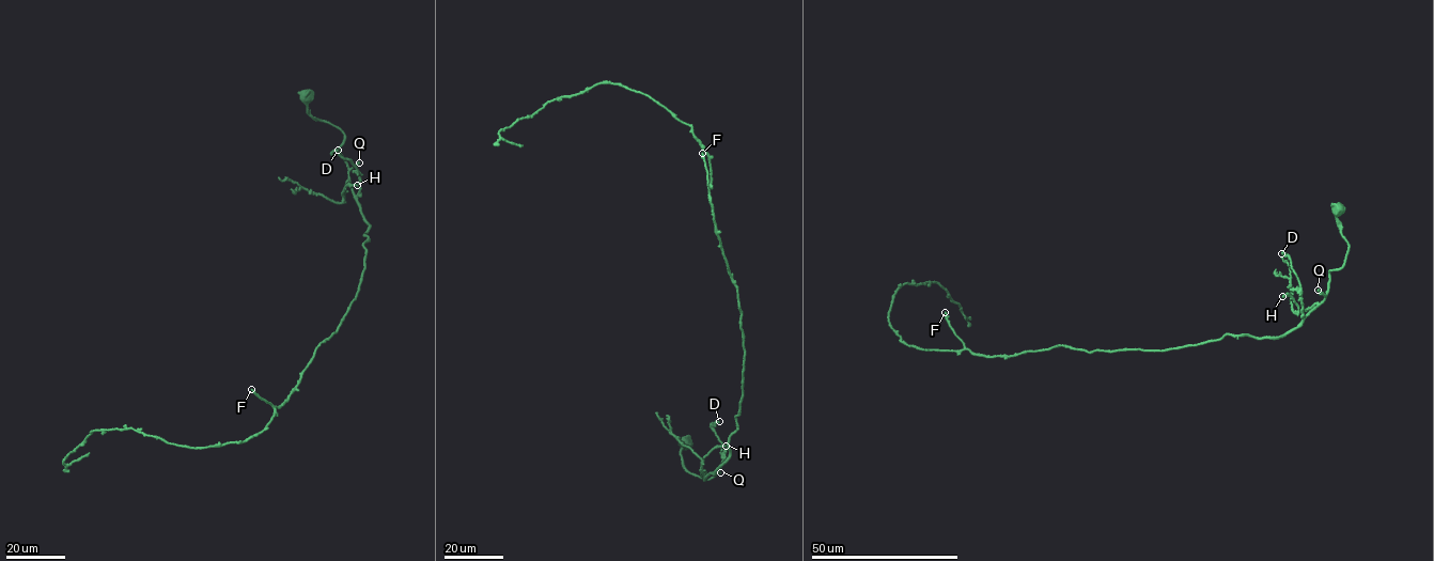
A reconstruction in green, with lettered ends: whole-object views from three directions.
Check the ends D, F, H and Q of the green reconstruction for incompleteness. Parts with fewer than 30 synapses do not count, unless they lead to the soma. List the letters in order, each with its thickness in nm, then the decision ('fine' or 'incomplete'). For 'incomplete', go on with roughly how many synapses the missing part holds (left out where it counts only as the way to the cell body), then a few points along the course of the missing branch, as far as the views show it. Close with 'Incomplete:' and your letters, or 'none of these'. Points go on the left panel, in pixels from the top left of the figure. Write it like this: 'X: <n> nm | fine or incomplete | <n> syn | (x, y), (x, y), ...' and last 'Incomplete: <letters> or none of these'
D: 280 nm | fine
F: 280 nm | incomplete | 100 syn | (251, 389), (237, 369), (231, 332), (232, 290), (239, 247), (230, 150), (223, 136), (211, 123)
H: 180 nm | fine
Q: 220 nm | fine
Incomplete: F

